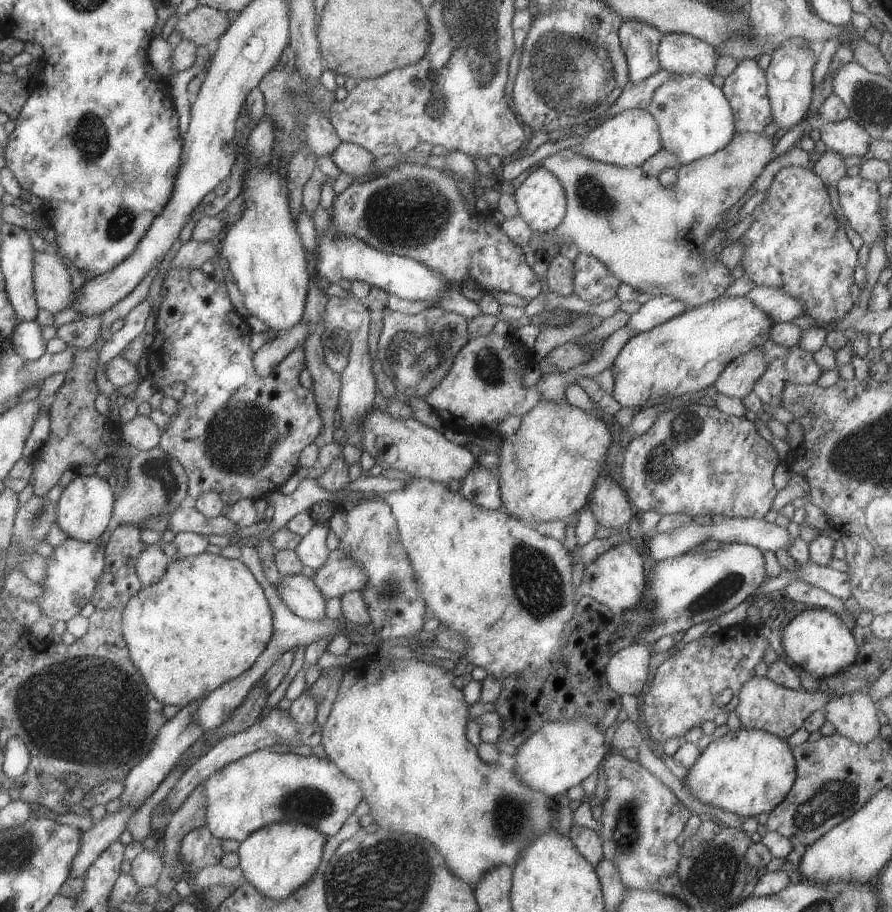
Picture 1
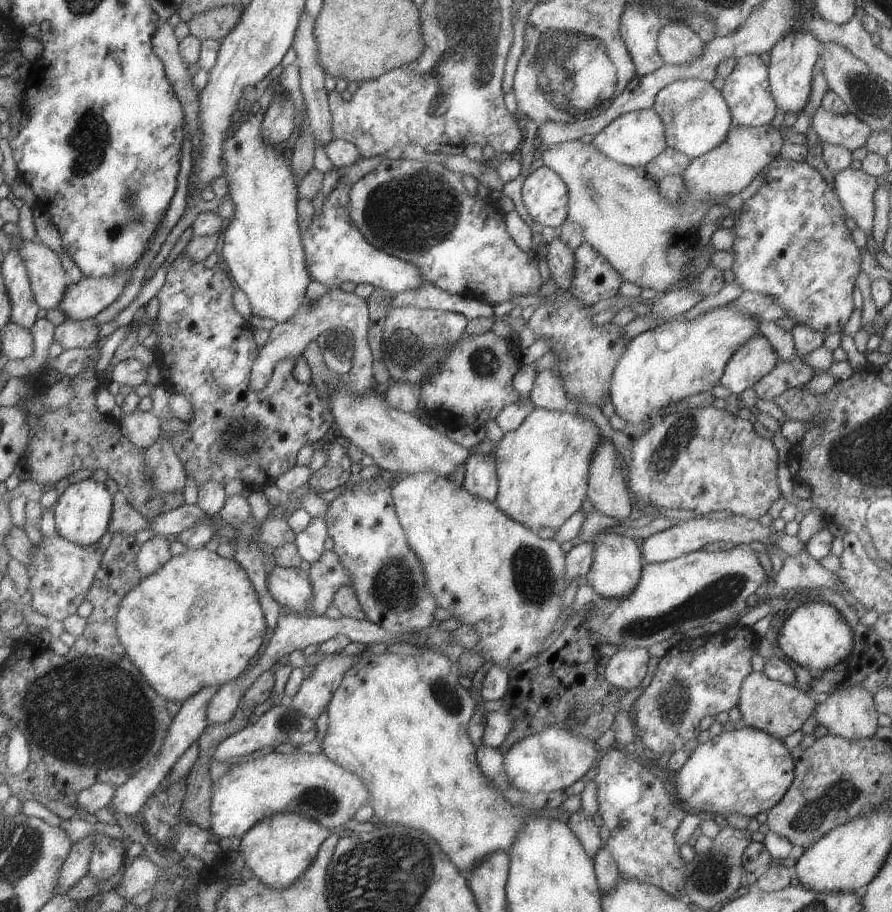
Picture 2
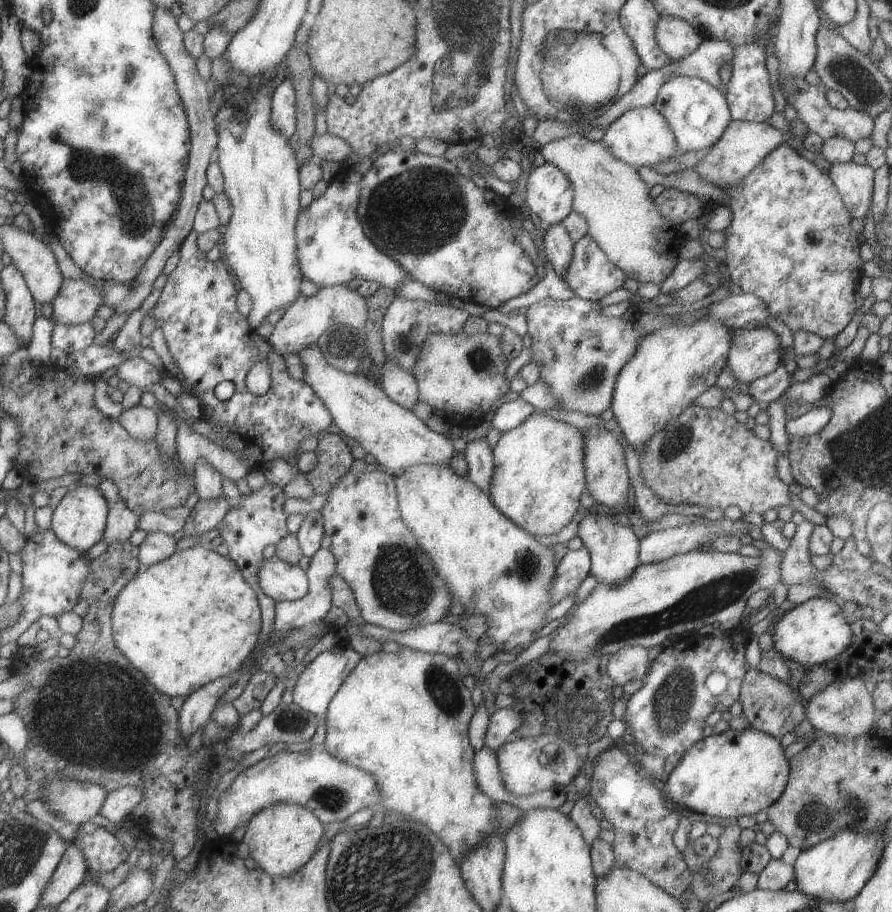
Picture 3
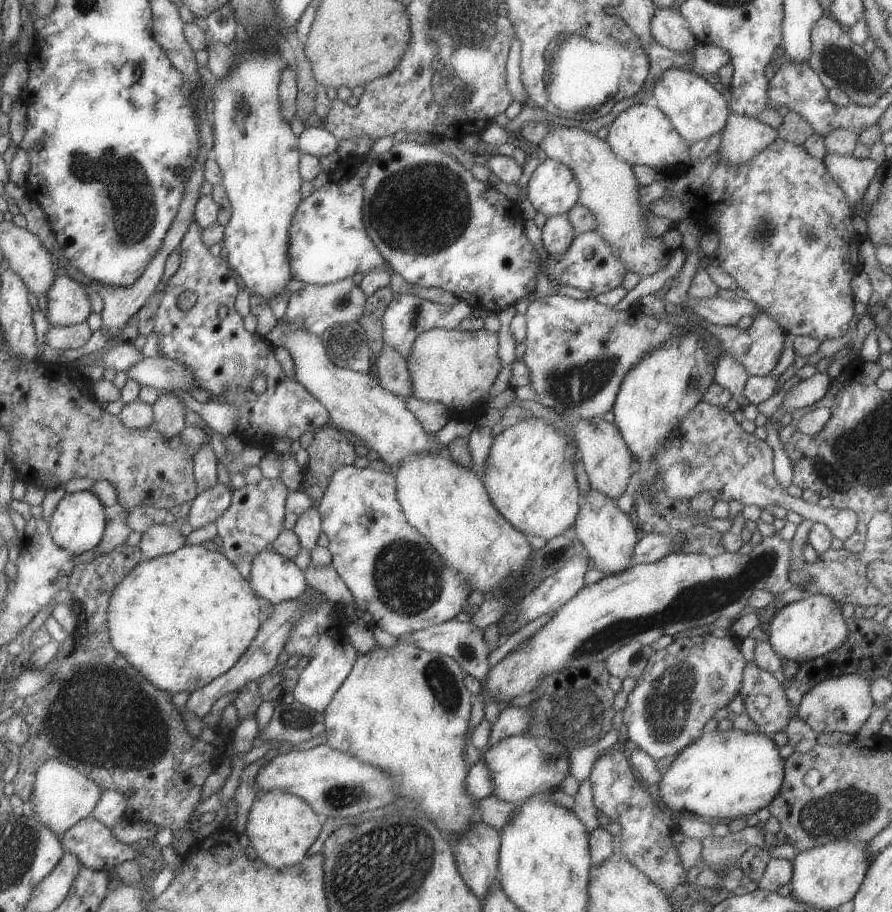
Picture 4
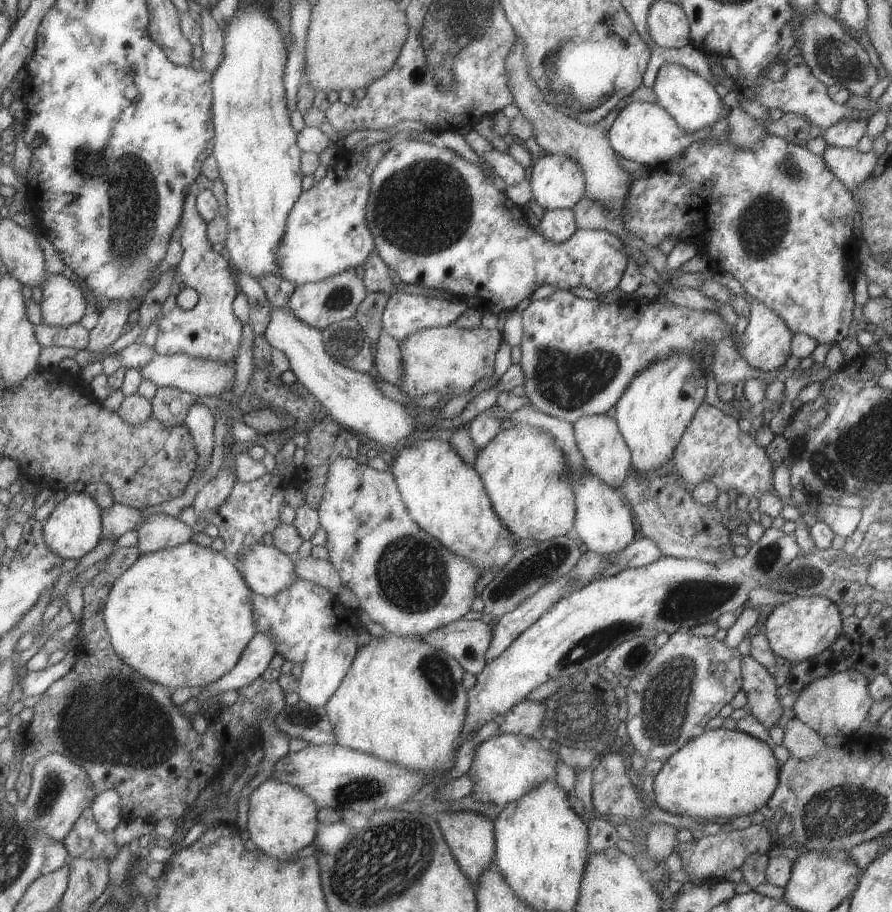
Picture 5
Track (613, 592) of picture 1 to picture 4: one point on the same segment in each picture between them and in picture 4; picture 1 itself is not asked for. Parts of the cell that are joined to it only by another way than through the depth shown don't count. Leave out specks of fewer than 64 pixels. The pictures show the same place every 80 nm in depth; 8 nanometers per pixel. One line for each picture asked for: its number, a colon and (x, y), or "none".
2: (616, 565)
3: (613, 547)
4: (607, 534)

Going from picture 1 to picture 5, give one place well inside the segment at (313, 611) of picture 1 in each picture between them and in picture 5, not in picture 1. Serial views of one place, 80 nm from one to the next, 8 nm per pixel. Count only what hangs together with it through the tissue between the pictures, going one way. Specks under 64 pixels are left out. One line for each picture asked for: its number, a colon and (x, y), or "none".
2: (290, 587)
3: (280, 581)
4: (273, 578)
5: (266, 571)

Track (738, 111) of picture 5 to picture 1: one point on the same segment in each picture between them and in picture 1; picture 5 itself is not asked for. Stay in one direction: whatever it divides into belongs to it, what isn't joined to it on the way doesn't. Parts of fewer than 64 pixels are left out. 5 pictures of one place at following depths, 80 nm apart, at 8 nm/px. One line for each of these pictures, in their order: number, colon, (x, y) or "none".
1: (650, 237)
2: (622, 216)
3: (743, 144)
4: (743, 136)

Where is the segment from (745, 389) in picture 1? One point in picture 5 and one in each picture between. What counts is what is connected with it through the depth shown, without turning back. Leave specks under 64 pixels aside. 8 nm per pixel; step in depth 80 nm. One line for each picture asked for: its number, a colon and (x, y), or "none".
2: (755, 358)
3: (753, 353)
4: (757, 348)
5: (765, 342)

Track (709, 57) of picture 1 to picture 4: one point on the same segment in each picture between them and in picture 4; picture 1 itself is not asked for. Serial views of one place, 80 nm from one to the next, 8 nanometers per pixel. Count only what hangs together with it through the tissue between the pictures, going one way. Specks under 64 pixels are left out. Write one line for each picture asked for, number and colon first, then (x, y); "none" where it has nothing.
2: (676, 43)
3: (676, 38)
4: (668, 27)

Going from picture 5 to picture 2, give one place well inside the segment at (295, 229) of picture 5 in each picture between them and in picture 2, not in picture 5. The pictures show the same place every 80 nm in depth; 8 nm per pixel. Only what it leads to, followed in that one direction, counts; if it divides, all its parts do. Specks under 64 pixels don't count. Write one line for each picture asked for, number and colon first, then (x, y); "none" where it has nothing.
2: (335, 251)
3: (331, 248)
4: (327, 241)

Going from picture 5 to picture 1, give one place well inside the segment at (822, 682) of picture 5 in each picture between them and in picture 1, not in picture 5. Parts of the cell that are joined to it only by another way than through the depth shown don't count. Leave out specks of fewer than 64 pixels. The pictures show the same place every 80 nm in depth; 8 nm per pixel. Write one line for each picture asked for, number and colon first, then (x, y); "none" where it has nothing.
1: (853, 716)
2: (849, 712)
3: (844, 708)
4: (842, 703)

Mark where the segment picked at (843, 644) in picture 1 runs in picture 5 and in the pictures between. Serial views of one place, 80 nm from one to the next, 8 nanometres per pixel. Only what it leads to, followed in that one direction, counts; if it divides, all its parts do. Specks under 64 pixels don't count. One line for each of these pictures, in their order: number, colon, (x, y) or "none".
2: (815, 635)
3: (815, 631)
4: (802, 630)
5: (802, 627)

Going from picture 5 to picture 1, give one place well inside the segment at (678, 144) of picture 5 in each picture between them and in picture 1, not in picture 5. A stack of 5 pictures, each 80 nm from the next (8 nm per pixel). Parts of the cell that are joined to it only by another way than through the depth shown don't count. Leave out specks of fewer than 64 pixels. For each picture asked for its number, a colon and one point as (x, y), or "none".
1: (627, 140)
2: (634, 138)
3: (639, 137)
4: (642, 135)

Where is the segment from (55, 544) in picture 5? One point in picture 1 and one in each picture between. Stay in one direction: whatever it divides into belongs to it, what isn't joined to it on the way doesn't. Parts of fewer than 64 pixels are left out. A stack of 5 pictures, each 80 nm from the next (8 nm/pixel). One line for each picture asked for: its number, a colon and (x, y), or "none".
1: (84, 508)
2: (81, 513)
3: (78, 520)
4: (76, 525)

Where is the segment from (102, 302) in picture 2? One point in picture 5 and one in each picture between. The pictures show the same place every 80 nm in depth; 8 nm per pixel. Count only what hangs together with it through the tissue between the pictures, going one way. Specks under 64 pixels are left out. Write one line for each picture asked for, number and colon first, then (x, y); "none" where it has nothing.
3: (76, 301)
4: (67, 304)
5: (62, 304)

